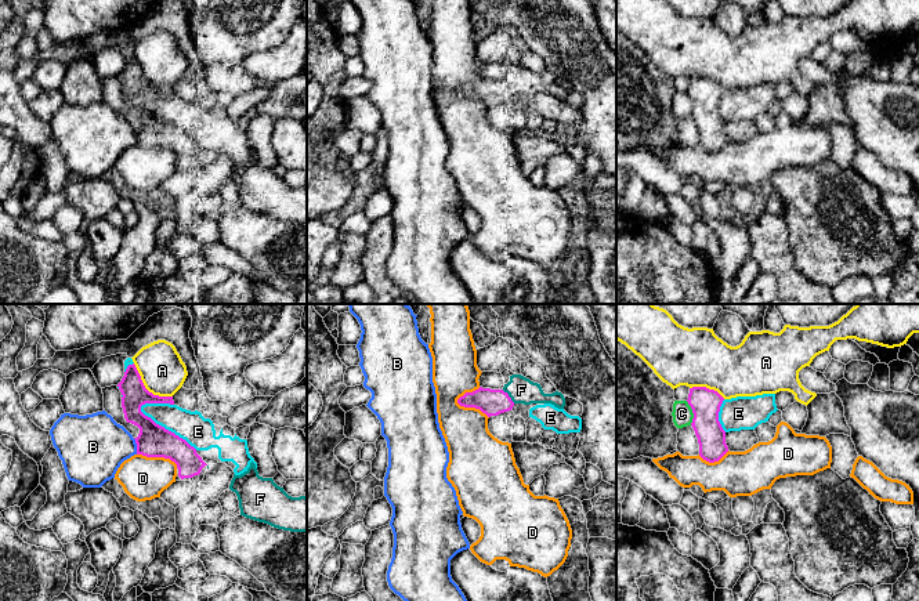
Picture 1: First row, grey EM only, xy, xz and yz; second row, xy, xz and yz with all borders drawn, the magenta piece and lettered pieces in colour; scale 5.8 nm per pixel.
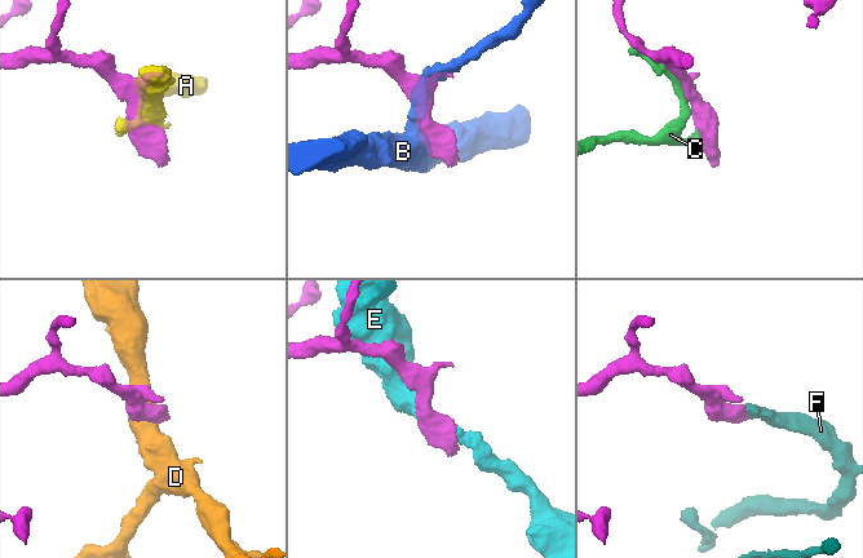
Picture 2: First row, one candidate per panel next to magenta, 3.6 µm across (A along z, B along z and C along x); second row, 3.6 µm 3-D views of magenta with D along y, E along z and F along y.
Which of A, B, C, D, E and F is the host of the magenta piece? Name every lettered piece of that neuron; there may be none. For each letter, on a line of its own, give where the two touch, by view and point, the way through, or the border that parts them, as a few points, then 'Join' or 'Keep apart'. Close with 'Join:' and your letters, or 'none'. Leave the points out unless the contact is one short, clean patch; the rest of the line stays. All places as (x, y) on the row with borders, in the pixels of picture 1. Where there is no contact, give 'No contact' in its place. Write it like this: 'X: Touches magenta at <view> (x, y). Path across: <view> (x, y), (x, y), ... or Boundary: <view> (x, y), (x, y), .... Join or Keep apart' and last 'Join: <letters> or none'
A: Touches magenta at xy (145, 388). Keep apart
B: Touches magenta at xy (137, 446). Keep apart
C: Touches magenta at yz (693, 412). Keep apart
D: Touches magenta at xz (471, 406). Boundary: xz (456, 399), (460, 405), (478, 408), (488, 417). Keep apart
E: Touches magenta at xy (167, 430). Keep apart
F: Touches magenta at xz (507, 395). Join
Join: F

